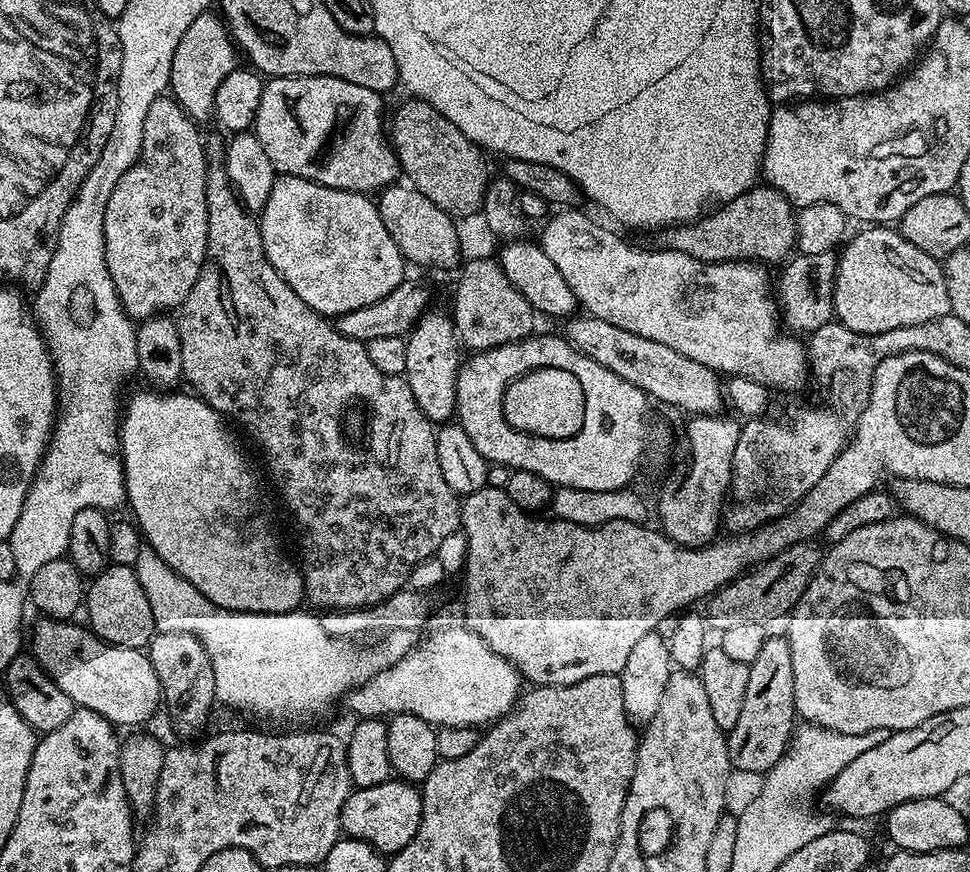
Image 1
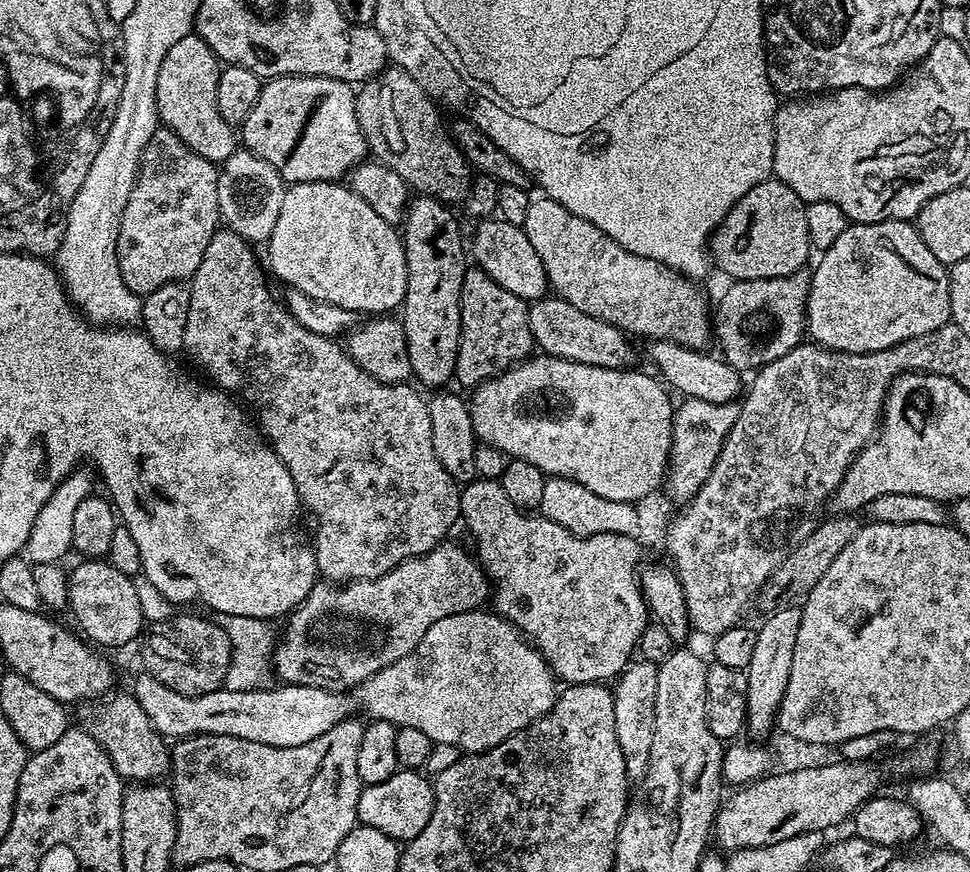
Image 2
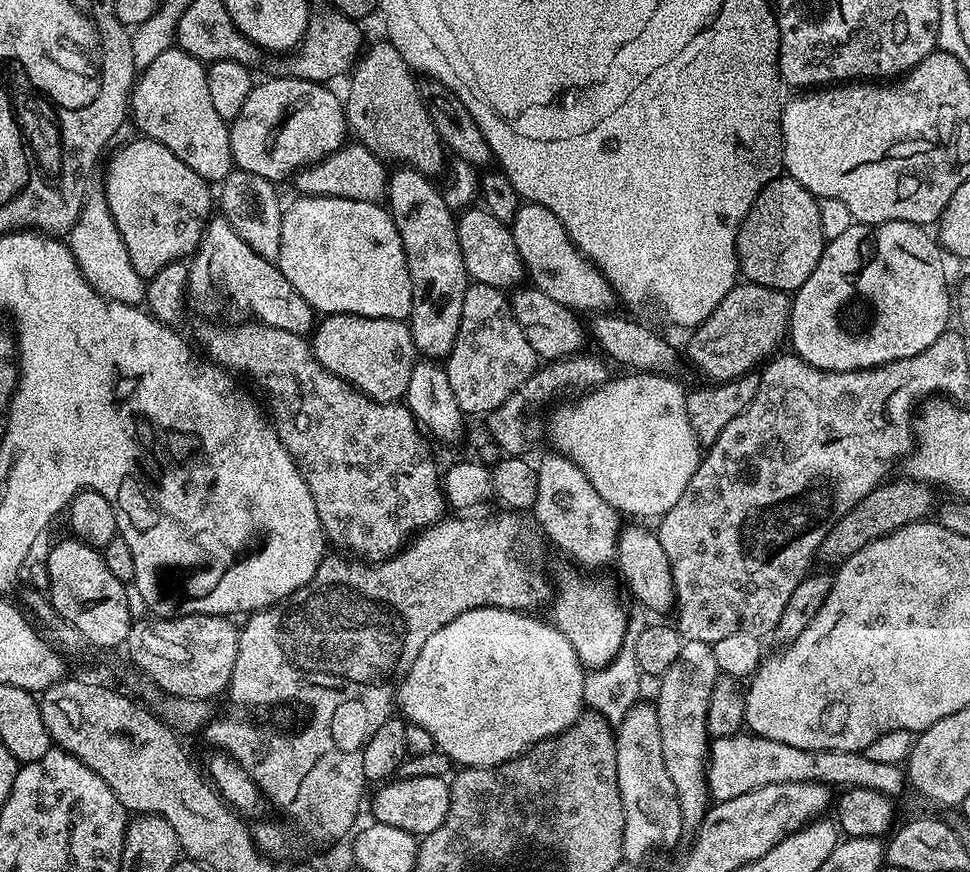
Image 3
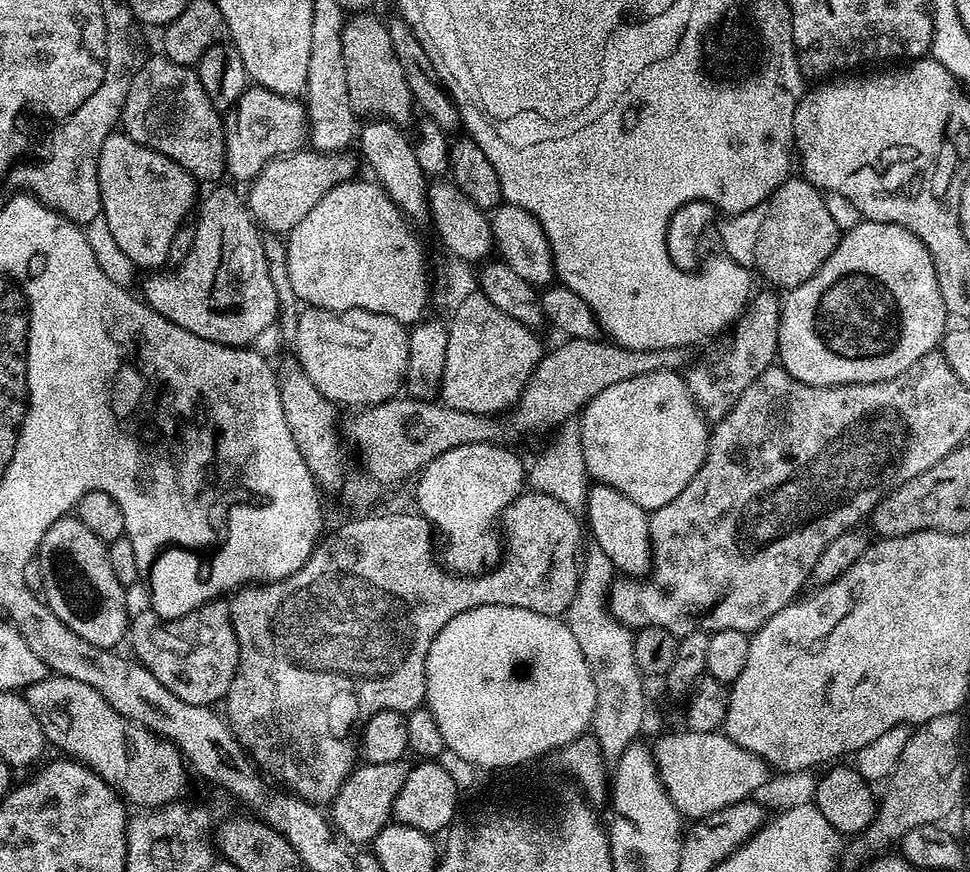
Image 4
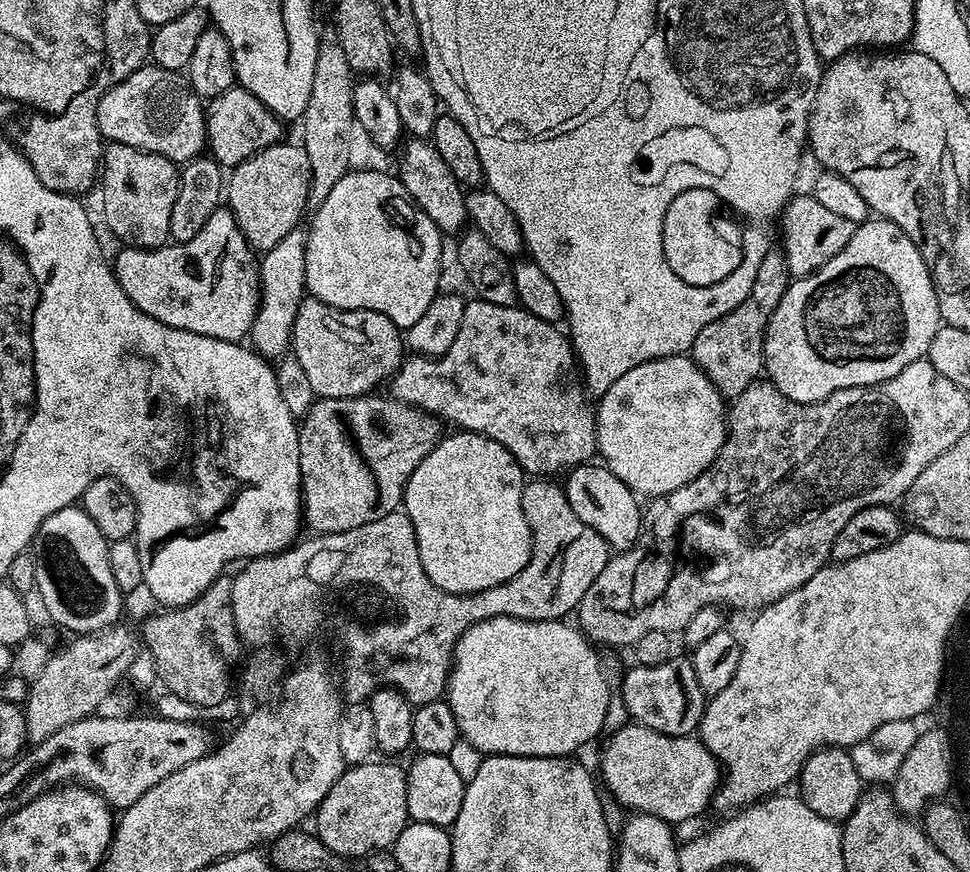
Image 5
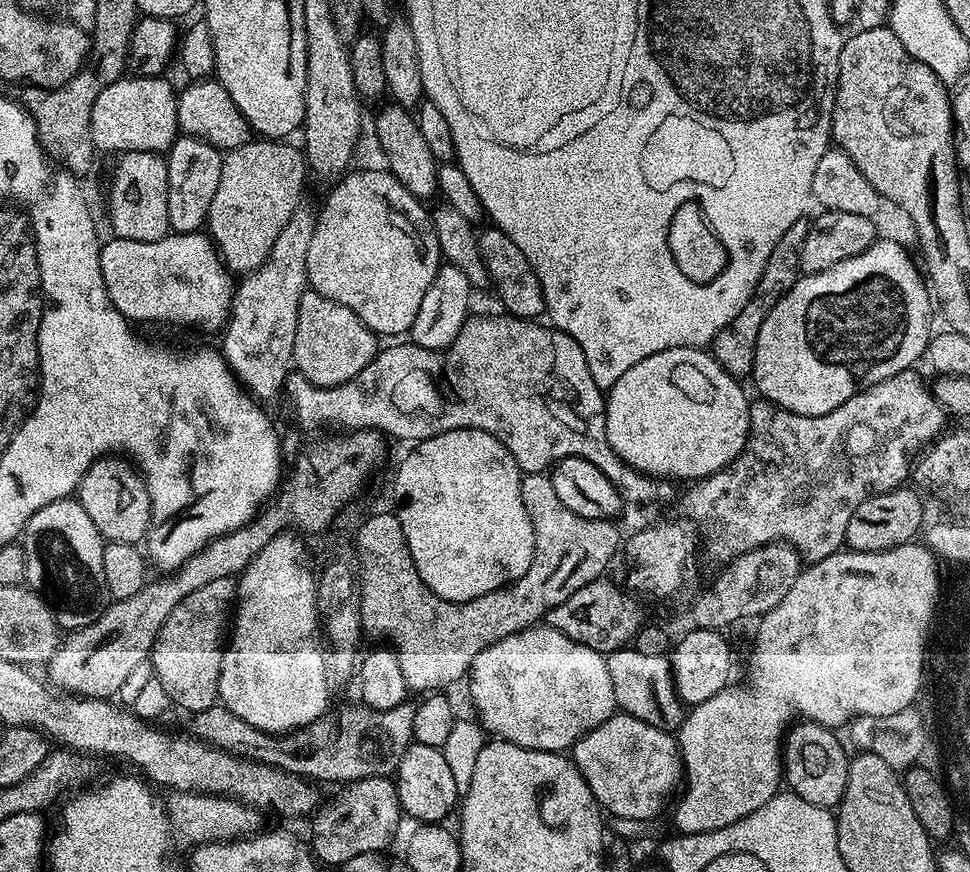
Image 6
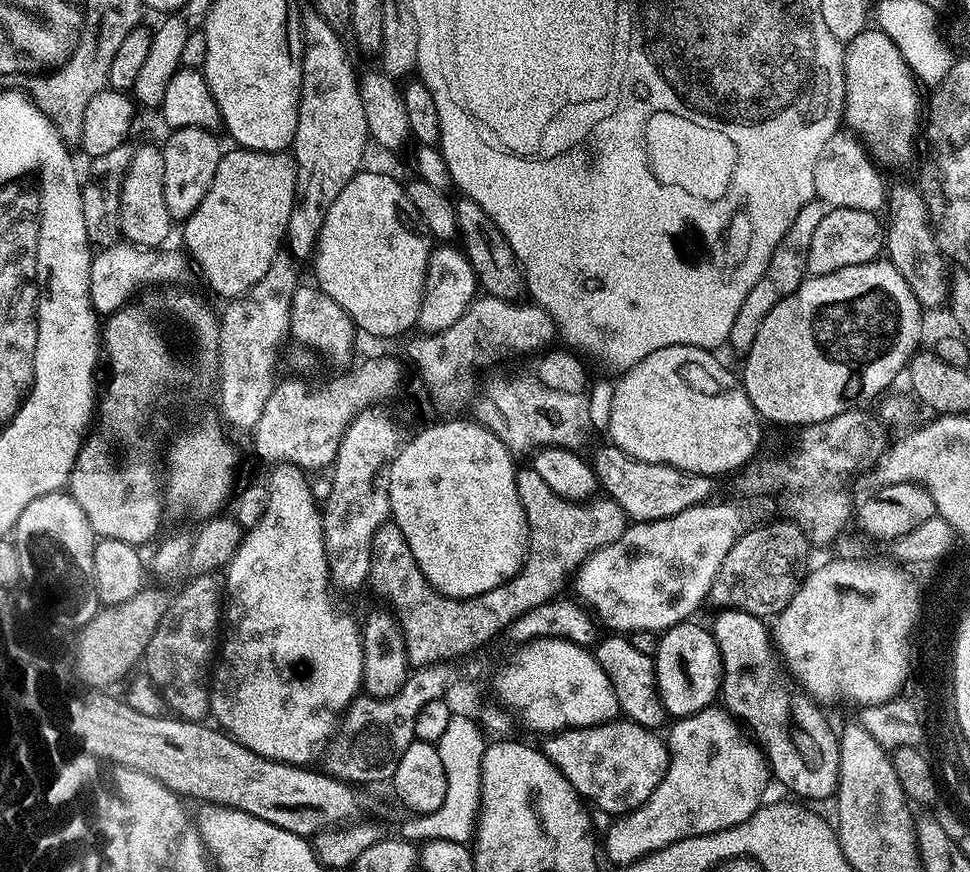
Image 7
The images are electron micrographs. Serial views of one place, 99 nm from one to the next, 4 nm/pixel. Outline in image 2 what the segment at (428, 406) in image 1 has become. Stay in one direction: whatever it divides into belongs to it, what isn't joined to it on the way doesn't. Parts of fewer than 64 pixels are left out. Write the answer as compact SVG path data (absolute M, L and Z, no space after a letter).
M413 195L408 202L408 211L404 213L402 221L402 239L404 241L404 253L406 254L406 266L408 267L408 277L406 278L406 294L402 305L402 323L406 334L406 350L410 350L410 366L412 375L418 381L421 380L426 387L431 390L440 390L445 387L447 380L451 381L456 375L456 359L460 349L460 295L462 294L462 278L466 271L464 256L466 260L466 240L460 237L460 224L452 217L453 209L445 204L443 200L436 200L433 196Z

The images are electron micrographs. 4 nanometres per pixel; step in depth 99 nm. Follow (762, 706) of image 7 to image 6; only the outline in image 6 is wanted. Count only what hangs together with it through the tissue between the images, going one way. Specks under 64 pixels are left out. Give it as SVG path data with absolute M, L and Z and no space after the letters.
M796 722L789 727L782 745L783 779L791 791L819 808L835 809L844 797L848 781L849 753L844 753L837 733L823 724Z

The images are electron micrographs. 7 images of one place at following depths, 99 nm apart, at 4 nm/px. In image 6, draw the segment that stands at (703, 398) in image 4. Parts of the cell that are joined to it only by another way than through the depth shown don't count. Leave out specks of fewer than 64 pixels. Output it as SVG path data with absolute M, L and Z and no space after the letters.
M807 219L794 222L782 238L778 238L778 246L770 253L766 262L766 270L762 270L762 278L758 278L756 293L742 306L738 318L730 322L712 340L710 351L712 357L721 364L728 373L737 378L744 378L749 375L754 366L754 346L758 342L758 330L762 330L762 322L766 322L766 314L770 314L772 307L778 303L787 292L794 287L802 273L800 270L800 255L802 246L806 242L806 234L810 227Z

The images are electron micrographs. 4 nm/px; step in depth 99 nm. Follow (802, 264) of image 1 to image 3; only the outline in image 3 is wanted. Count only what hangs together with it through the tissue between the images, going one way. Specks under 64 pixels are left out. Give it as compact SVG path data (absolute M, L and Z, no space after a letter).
M737 282L718 302L714 314L706 318L701 324L691 329L688 340L688 360L702 372L709 381L723 382L725 380L737 380L738 377L749 373L756 363L767 361L777 351L780 343L785 343L788 335L788 319L792 313L792 302L789 293L779 292L766 286L758 286L747 282Z

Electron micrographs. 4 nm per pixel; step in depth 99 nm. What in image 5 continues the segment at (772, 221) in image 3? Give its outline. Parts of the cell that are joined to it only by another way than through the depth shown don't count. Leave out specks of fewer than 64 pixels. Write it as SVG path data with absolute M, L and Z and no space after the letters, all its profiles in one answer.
M810 194L793 195L792 199L783 210L779 217L780 232L784 235L784 245L782 251L786 258L788 275L792 278L809 276L812 272L818 271L834 254L838 254L854 238L856 224L850 222L850 218L841 218L840 215L831 212L827 206L822 206L818 198Z

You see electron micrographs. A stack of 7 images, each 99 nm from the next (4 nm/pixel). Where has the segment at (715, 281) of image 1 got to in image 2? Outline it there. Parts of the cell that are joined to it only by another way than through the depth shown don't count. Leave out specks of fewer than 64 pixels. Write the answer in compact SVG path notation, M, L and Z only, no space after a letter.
M541 195L539 199L532 200L523 230L534 245L538 258L542 258L548 287L555 295L582 310L582 314L594 314L594 318L602 318L602 322L610 322L633 337L648 336L649 341L673 340L687 348L699 350L709 347L707 344L714 336L714 320L710 315L710 304L708 308L708 296L697 281L689 280L662 262L630 254L630 250L618 246L614 238L602 234L598 226L586 222L586 218L578 218L578 214L570 214L566 206L554 202L549 196Z

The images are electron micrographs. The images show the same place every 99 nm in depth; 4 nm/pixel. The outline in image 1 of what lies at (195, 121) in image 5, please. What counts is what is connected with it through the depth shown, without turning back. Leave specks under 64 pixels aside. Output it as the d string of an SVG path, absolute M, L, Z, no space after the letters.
M209 10L198 14L190 22L178 50L174 50L174 62L170 66L168 88L172 99L184 108L184 113L197 122L203 122L212 116L212 99L221 84L222 78L238 67L238 49L232 42L232 33L227 23L215 11Z

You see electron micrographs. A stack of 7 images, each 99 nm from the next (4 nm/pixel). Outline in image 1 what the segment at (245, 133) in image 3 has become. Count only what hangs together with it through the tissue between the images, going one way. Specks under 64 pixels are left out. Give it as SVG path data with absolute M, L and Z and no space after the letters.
M278 76L265 83L262 102L258 102L254 133L277 173L306 178L327 188L376 194L397 183L401 175L396 150L386 131L384 104L380 100L383 100L381 93L366 90L366 86L354 86L354 82L342 78Z

